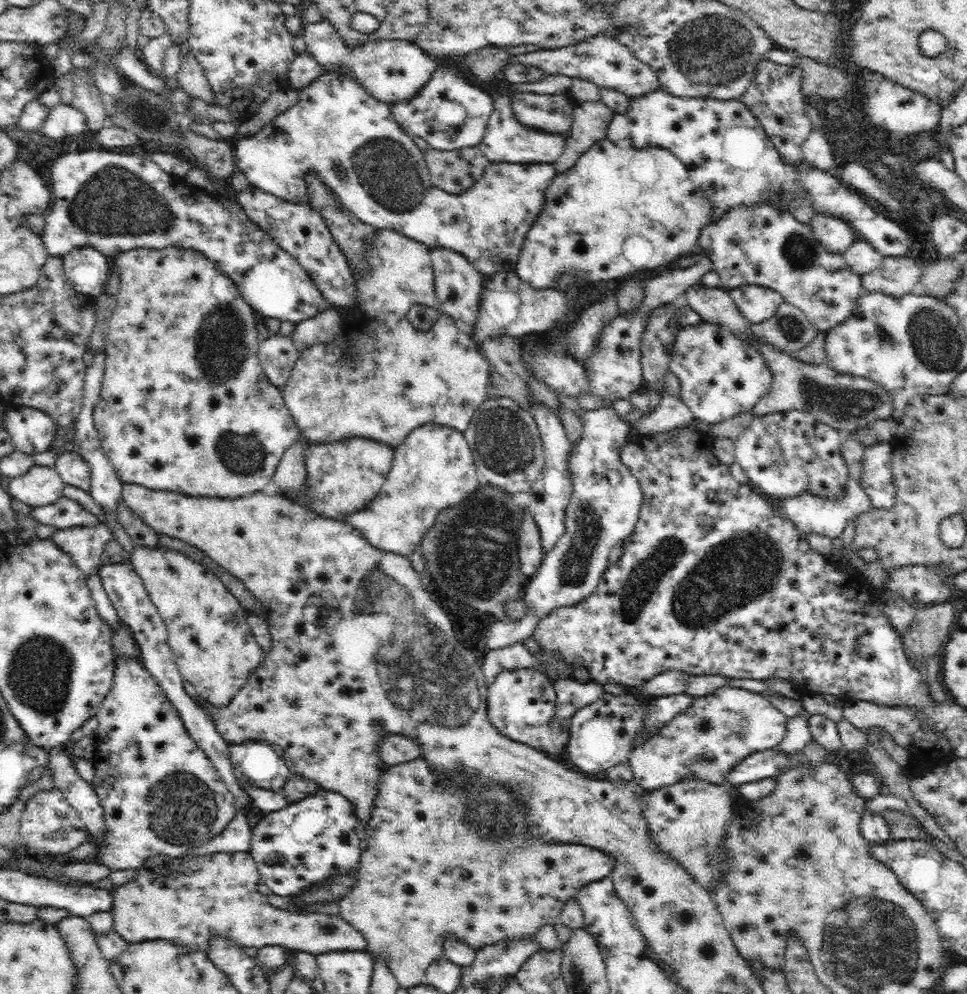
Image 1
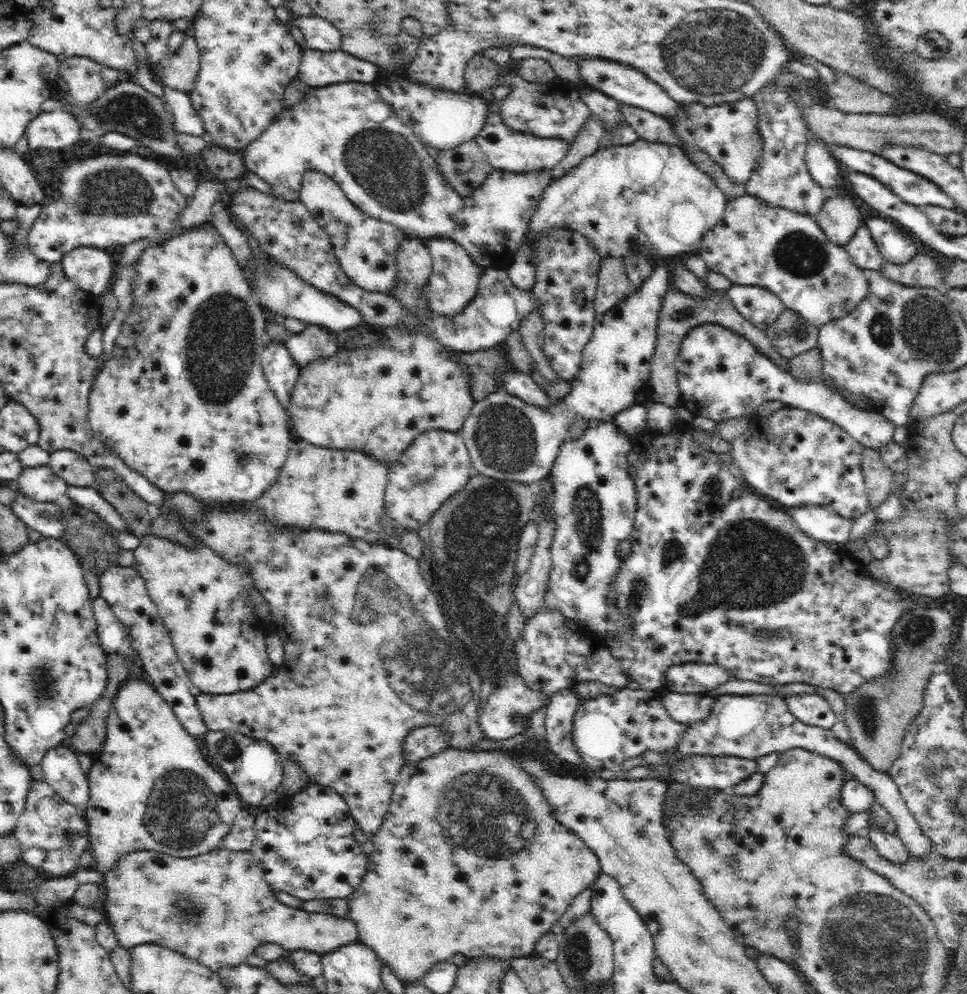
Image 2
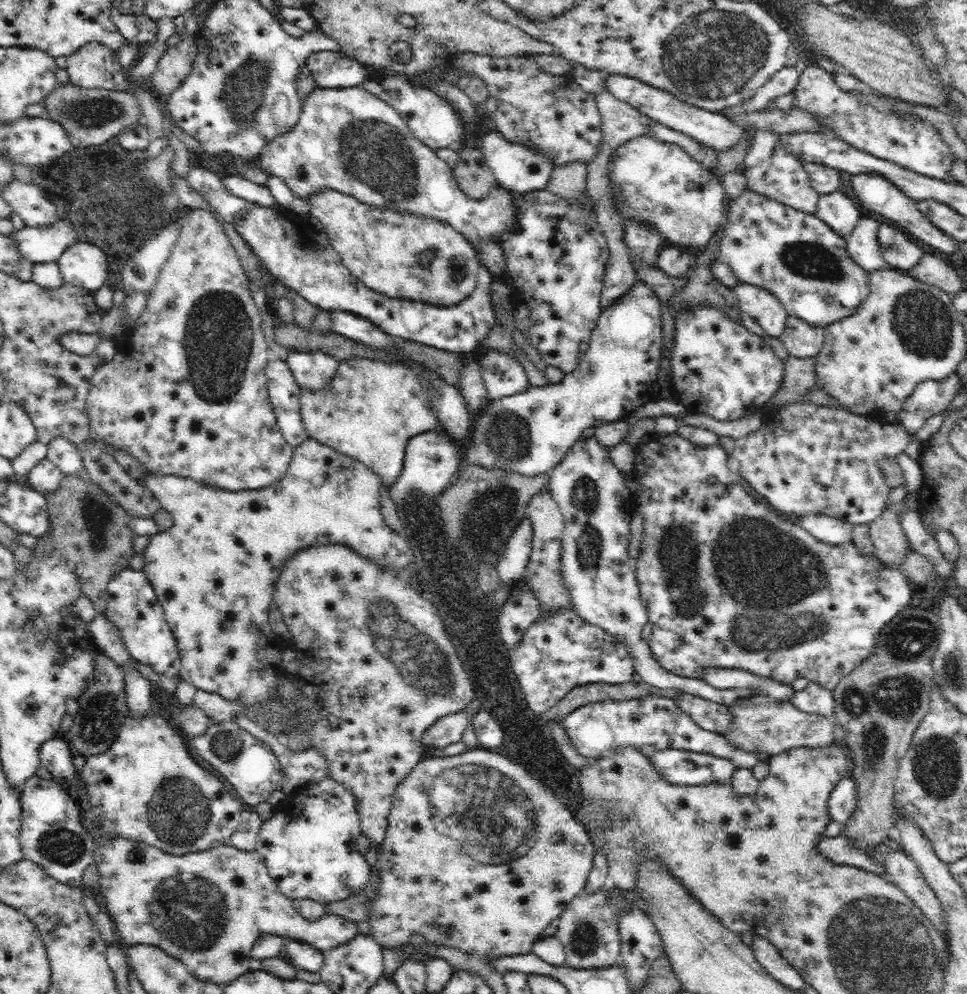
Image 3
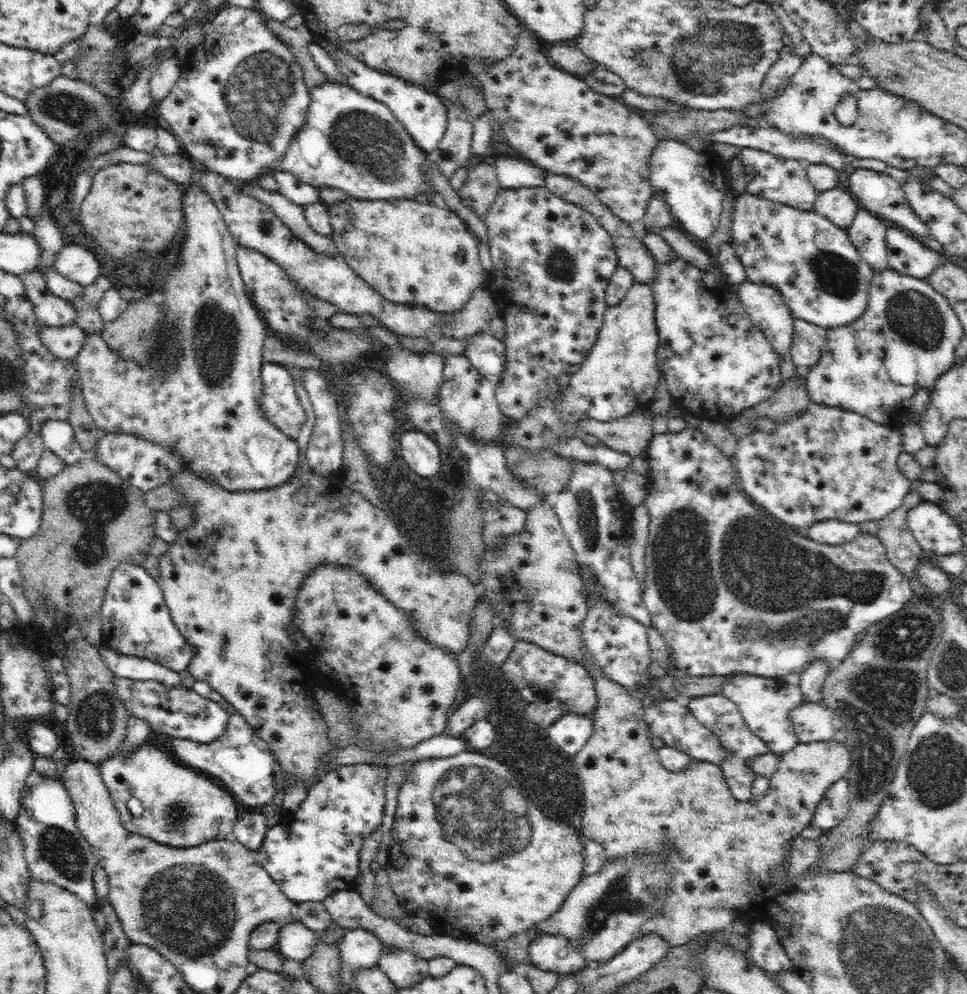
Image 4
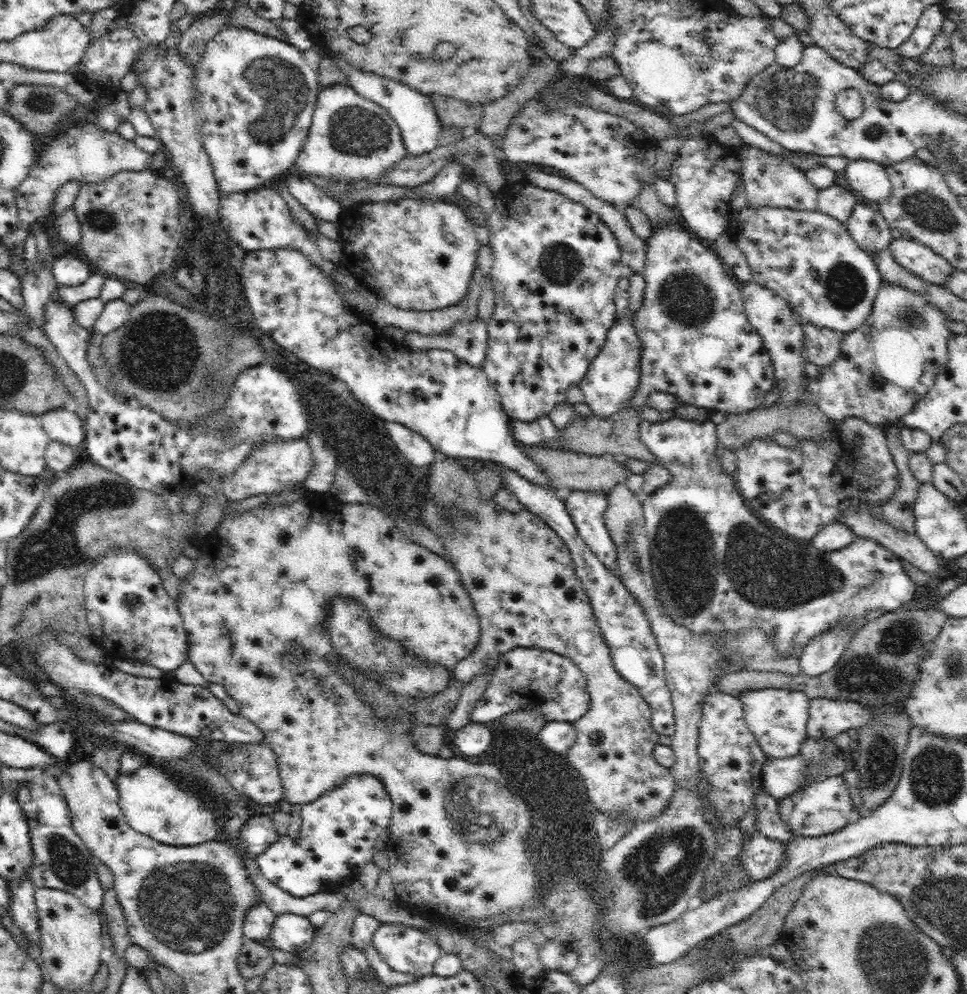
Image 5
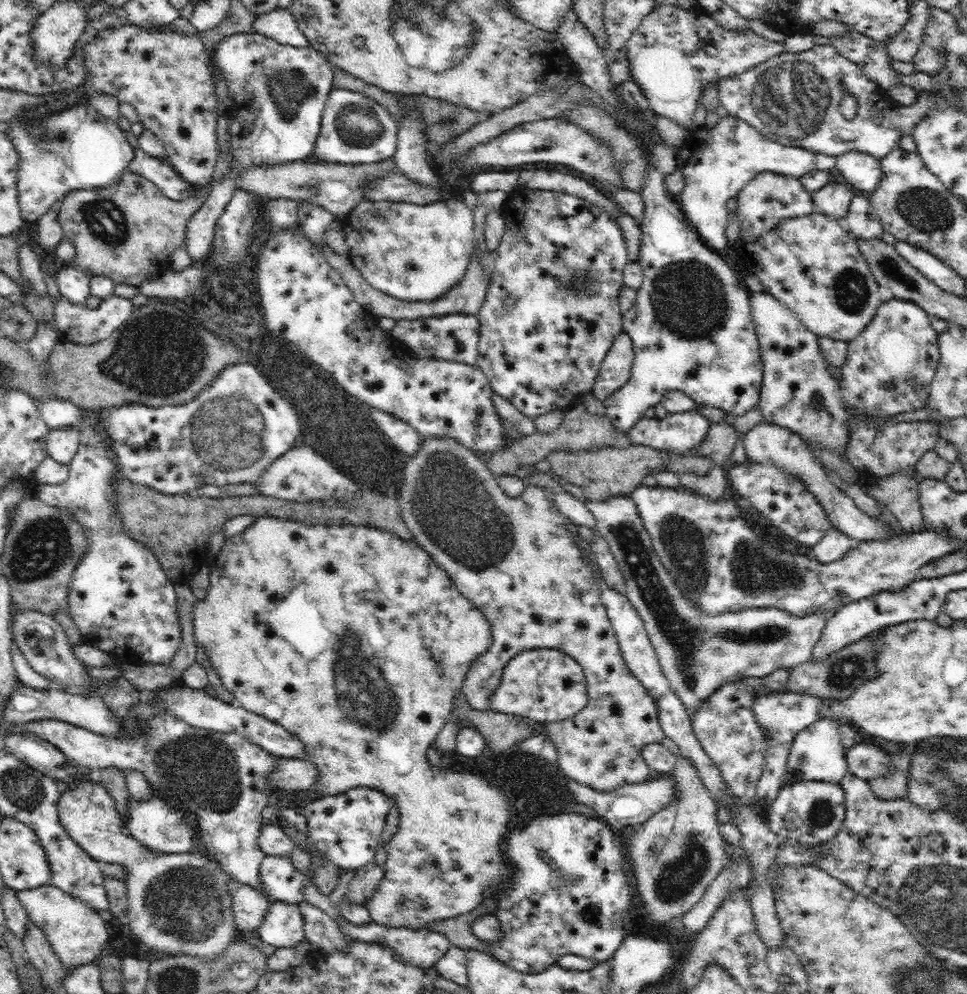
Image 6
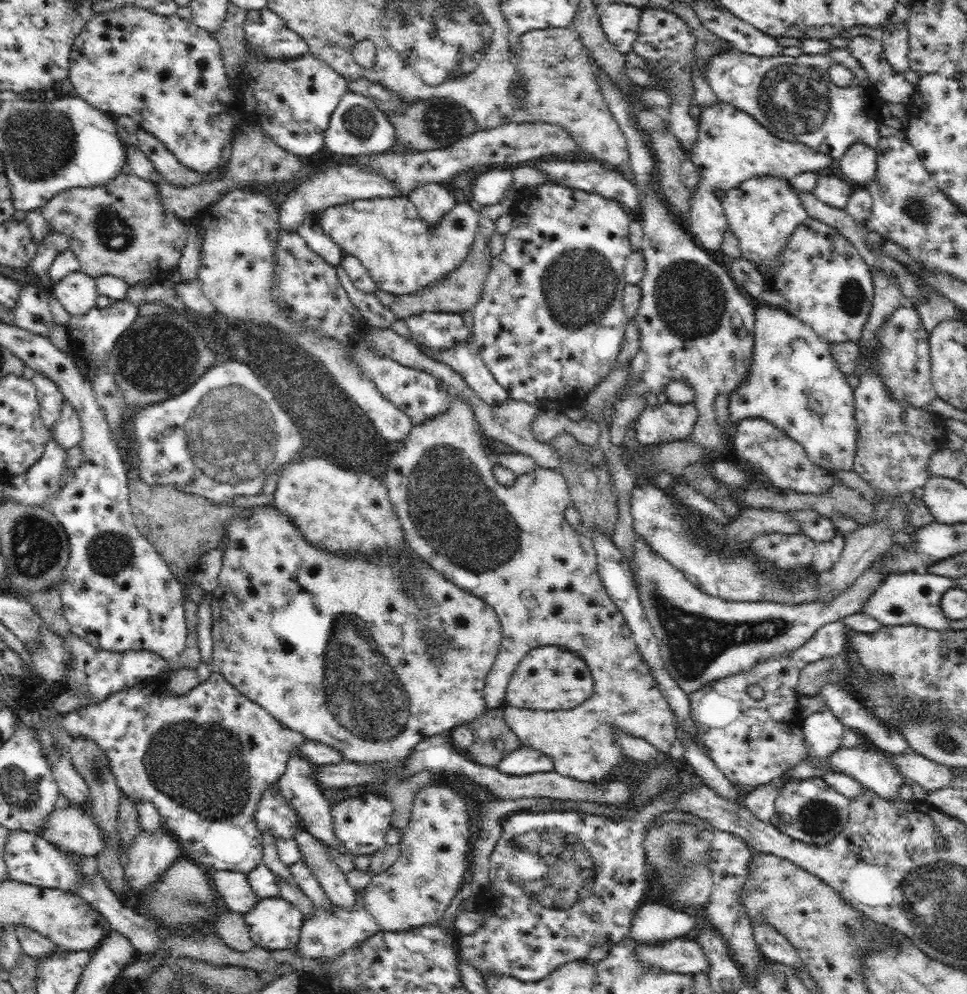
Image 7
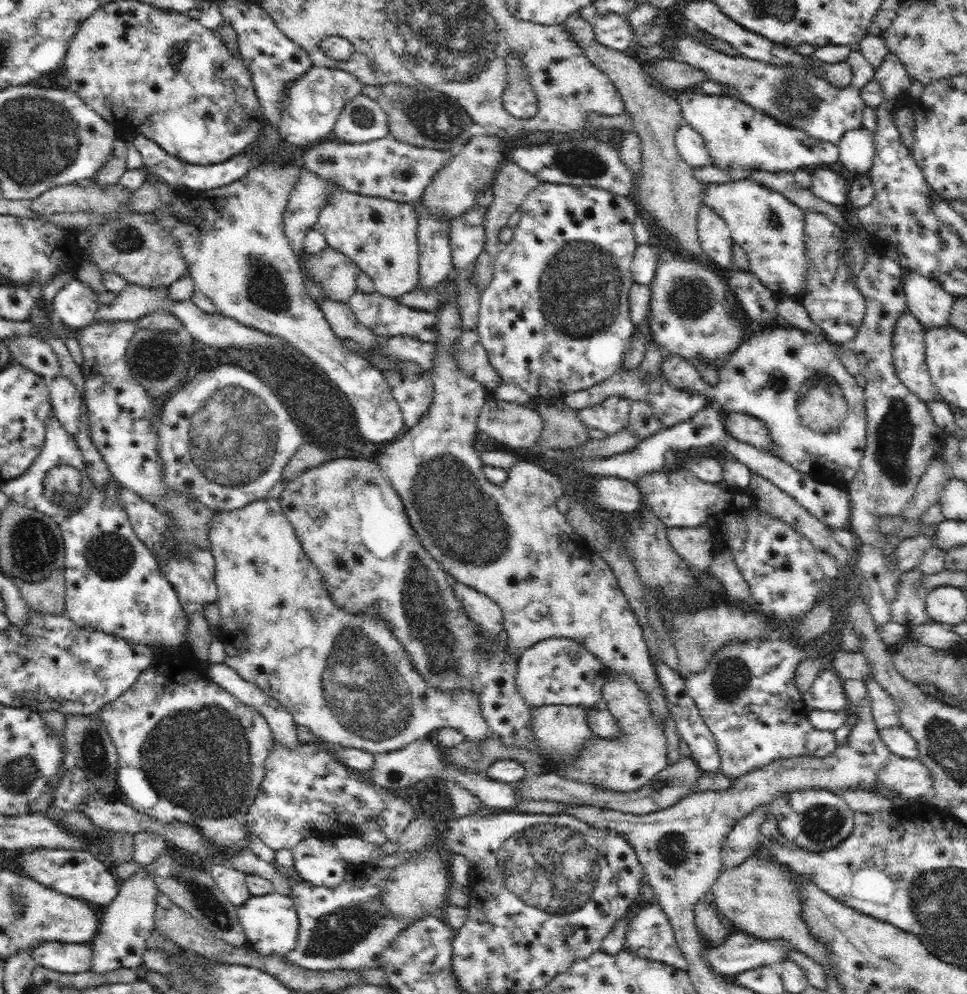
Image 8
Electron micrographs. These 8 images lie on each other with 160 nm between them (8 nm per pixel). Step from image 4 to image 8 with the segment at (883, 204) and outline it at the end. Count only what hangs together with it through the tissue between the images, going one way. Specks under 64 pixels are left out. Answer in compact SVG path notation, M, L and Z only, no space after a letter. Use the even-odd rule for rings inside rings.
M860 127L847 130L837 144L839 160L852 173L866 175L875 157L874 133Z

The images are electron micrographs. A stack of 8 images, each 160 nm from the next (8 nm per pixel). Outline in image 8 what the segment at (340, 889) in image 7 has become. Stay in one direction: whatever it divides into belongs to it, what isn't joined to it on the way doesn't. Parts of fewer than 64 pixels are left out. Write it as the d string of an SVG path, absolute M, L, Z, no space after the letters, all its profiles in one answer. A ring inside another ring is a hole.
M308 838L291 849L294 867L302 880L314 886L336 888L346 877L348 865L330 840Z

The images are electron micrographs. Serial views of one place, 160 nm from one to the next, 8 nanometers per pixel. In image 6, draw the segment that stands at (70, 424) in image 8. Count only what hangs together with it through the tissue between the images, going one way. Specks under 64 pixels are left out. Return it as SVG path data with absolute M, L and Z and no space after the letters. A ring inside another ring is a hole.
M77 427L49 429L47 450L49 458L59 464L70 465L72 458L77 454L80 431Z

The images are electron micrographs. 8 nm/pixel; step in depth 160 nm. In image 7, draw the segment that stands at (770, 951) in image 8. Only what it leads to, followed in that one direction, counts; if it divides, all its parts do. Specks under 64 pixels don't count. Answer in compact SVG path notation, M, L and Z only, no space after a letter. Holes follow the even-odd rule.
M690 937L676 938L659 945L635 943L635 957L650 968L680 974L706 972L709 962L702 947Z

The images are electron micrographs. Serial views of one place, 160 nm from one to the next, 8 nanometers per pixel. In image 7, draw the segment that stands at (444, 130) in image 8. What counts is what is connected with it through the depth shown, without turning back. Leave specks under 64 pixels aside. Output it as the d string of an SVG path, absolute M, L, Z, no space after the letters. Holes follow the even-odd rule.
M367 78L348 81L348 90L376 100L392 124L396 144L402 150L424 151L448 148L461 138L470 136L477 129L472 113L453 99L442 98L440 102L438 100L404 101L394 91L385 88L379 82L372 83Z

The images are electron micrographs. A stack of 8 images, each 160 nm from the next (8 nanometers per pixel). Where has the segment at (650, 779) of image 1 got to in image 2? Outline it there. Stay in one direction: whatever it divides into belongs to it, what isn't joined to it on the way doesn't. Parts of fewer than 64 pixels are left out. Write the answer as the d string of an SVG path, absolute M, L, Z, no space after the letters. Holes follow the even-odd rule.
M728 694L718 695L712 704L710 714L702 721L686 726L679 745L673 751L646 751L641 754L641 765L651 770L650 779L664 781L668 766L678 758L688 758L696 754L704 756L733 756L747 759L773 757L790 749L806 749L839 762L847 774L872 790L875 800L894 818L896 835L906 845L910 858L926 860L931 851L932 842L924 837L918 822L910 813L899 786L886 772L878 772L866 762L849 742L844 743L833 731L819 726L810 726L798 720L790 711L784 697L766 694Z

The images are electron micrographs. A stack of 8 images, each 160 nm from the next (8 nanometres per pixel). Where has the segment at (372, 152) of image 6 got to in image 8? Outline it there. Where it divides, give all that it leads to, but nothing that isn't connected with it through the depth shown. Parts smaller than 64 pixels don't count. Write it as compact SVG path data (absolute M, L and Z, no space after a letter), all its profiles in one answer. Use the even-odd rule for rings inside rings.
M360 94L344 105L333 133L337 140L352 144L386 138L387 114L376 99Z

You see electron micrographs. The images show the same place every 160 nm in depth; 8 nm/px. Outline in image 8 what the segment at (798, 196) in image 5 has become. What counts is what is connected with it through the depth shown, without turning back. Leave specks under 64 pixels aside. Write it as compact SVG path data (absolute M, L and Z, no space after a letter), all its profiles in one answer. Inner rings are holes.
M741 177L724 184L707 183L702 202L724 219L733 242L747 252L749 271L773 292L777 300L791 296L801 302L809 261L804 211L782 193Z

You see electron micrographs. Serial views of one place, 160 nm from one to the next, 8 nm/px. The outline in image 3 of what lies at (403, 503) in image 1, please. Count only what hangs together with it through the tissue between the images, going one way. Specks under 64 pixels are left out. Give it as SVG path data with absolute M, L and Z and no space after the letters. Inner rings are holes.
M429 430L416 436L412 436L408 442L406 442L404 466L398 480L392 483L387 488L388 497L394 503L402 502L410 490L420 490L422 494L426 496L437 496L442 494L452 483L455 482L456 476L461 471L461 468L465 464L463 456L461 455L463 448L454 443L446 433L438 434L434 430Z

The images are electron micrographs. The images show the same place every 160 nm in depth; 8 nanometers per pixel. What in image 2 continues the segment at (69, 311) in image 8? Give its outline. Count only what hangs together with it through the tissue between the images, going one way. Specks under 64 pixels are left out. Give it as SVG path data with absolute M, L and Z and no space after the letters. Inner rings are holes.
M82 246L59 259L64 274L82 290L99 297L111 289L112 256L105 249Z

